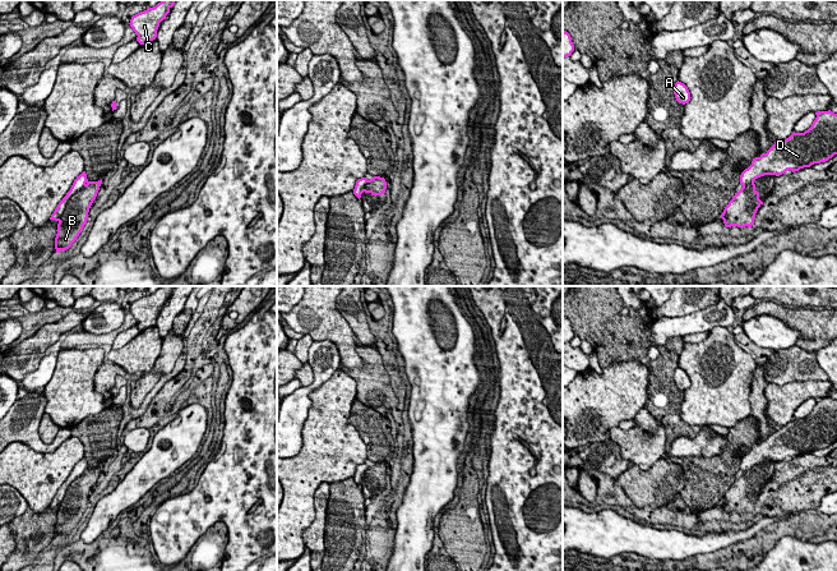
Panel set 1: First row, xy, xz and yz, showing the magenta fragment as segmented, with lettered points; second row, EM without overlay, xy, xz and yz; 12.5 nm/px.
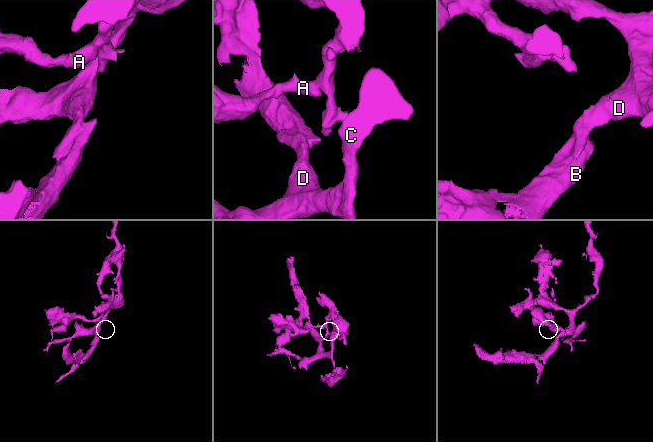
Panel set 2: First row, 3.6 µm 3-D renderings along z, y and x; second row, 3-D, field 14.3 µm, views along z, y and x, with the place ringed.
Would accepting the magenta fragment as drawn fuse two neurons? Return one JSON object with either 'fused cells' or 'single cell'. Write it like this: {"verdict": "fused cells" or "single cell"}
{"verdict": "fused cells"}

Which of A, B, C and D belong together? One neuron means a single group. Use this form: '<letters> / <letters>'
A C D / B

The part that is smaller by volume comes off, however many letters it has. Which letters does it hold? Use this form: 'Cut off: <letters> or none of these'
Cut off: B

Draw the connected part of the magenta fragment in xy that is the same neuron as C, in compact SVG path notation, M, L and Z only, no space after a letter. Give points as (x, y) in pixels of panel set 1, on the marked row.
M162 0L156 6L148 8L131 17L129 24L138 36L137 41L140 45L156 40L159 23L166 19L175 1L176 0Z

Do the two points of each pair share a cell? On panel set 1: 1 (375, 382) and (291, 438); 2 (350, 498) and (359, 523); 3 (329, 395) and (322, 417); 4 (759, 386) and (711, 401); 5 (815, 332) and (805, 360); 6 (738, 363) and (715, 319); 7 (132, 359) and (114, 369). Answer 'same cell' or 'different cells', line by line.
1: different cells
2: same cell
3: same cell
4: different cells
5: different cells
6: different cells
7: different cells

